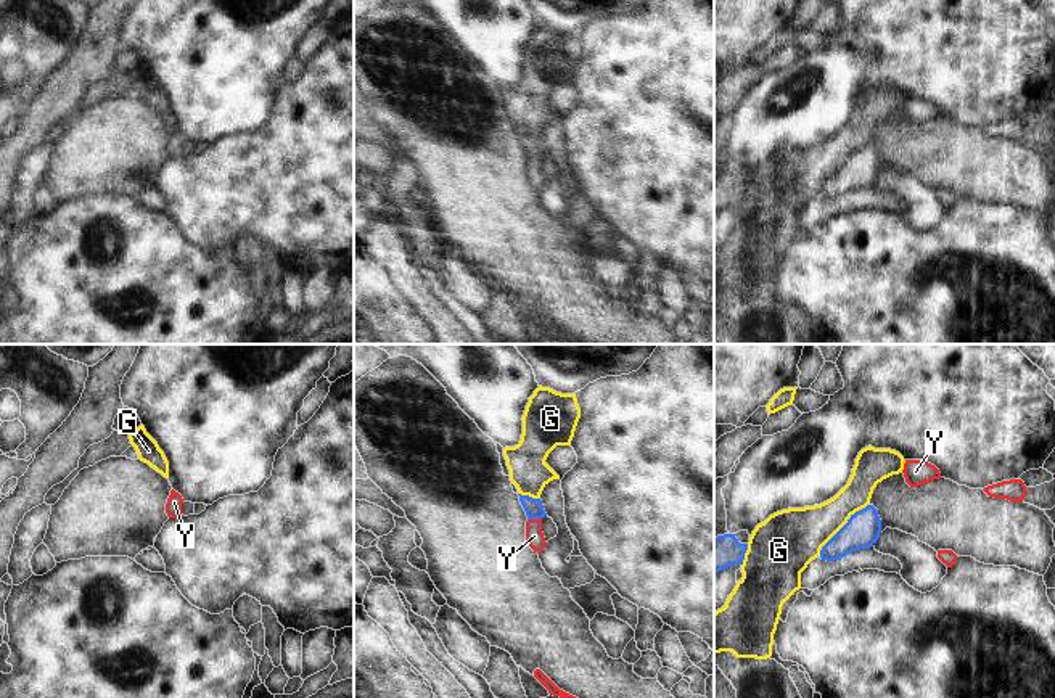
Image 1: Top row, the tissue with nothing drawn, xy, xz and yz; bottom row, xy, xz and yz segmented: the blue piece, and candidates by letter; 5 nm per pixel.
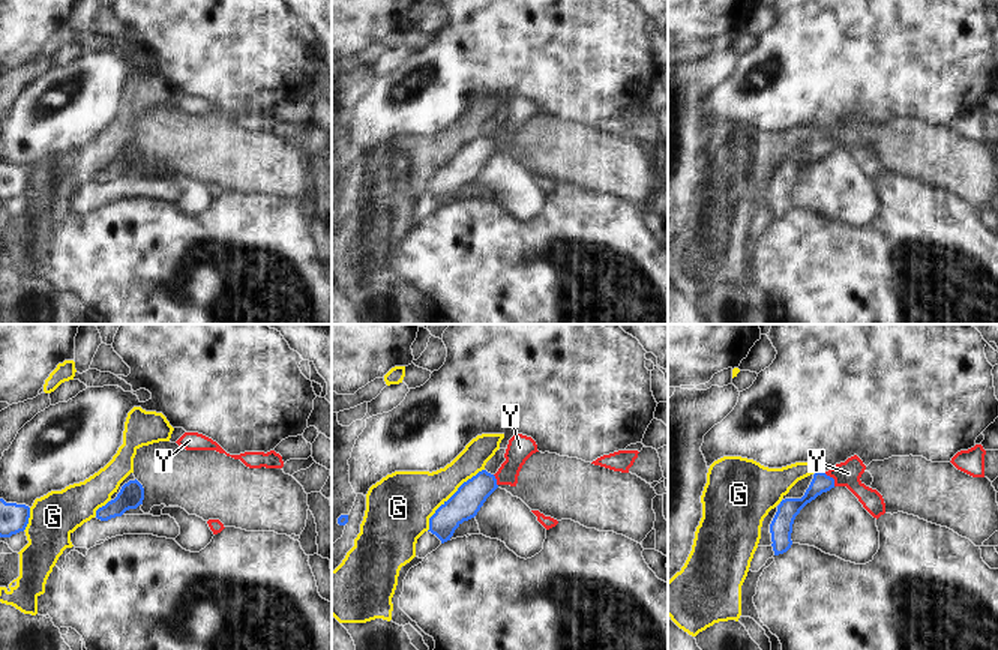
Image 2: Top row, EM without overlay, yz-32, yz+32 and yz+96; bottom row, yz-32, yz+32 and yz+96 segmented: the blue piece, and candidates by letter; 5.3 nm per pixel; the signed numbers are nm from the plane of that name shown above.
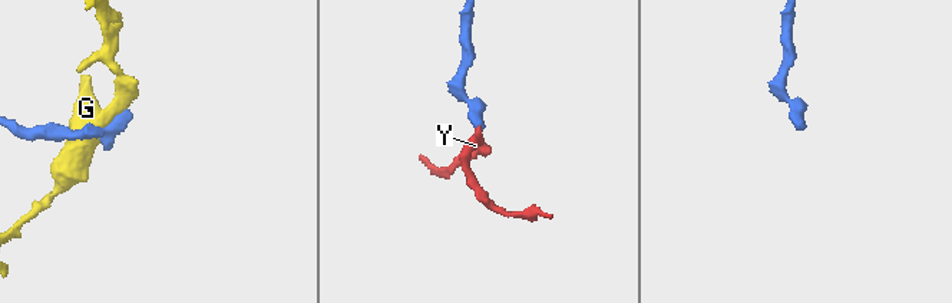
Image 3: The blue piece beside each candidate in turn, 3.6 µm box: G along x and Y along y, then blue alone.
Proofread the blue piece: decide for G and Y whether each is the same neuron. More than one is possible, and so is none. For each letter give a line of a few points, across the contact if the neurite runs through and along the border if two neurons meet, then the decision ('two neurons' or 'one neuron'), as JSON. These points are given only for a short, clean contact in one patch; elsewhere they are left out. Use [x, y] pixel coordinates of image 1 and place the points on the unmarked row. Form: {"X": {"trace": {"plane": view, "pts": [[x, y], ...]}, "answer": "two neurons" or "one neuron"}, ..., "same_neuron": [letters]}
{"G": {"trace": {"plane": "yz", "pts": [[867, 143], [848, 160], [819, 193]]}, "answer": "two neurons"}, "Y": {"trace": {"plane": "xz", "pts": [[533, 147], [534, 158], [534, 176]]}, "answer": "one neuron"}, "same_neuron": ["Y"]}

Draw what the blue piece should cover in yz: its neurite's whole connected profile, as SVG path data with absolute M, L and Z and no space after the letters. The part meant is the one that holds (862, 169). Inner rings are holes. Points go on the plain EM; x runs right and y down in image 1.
M873 145L851 154L848 162L822 187L820 198L835 201L851 191L870 188L881 172L881 159Z

